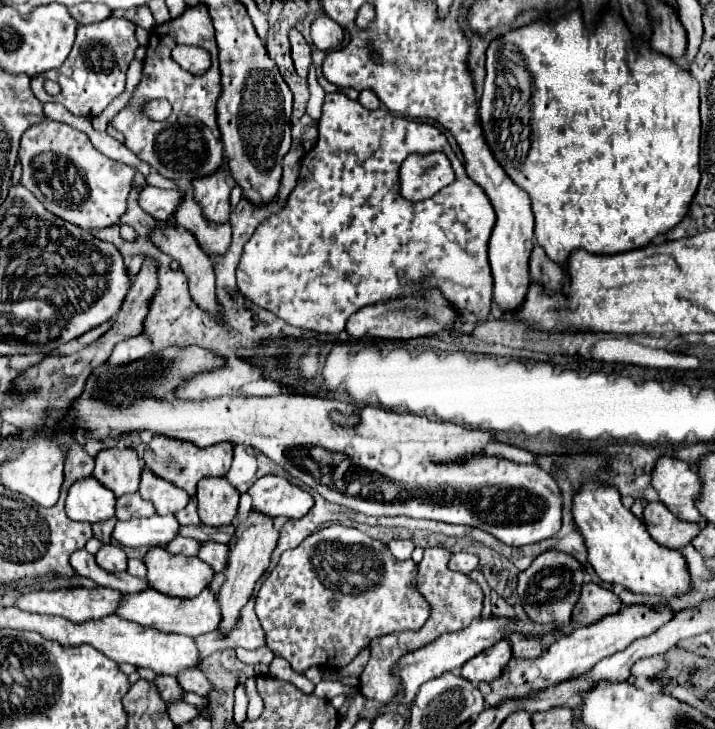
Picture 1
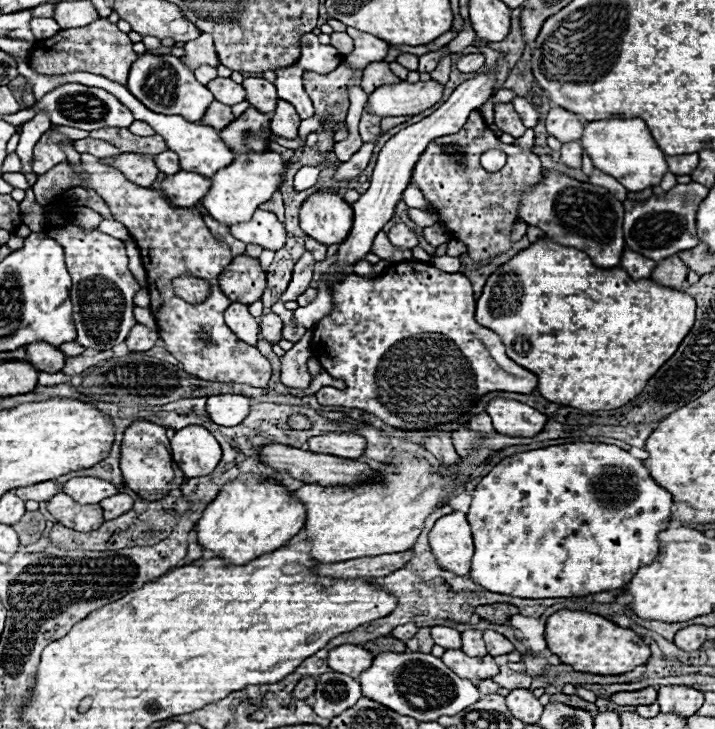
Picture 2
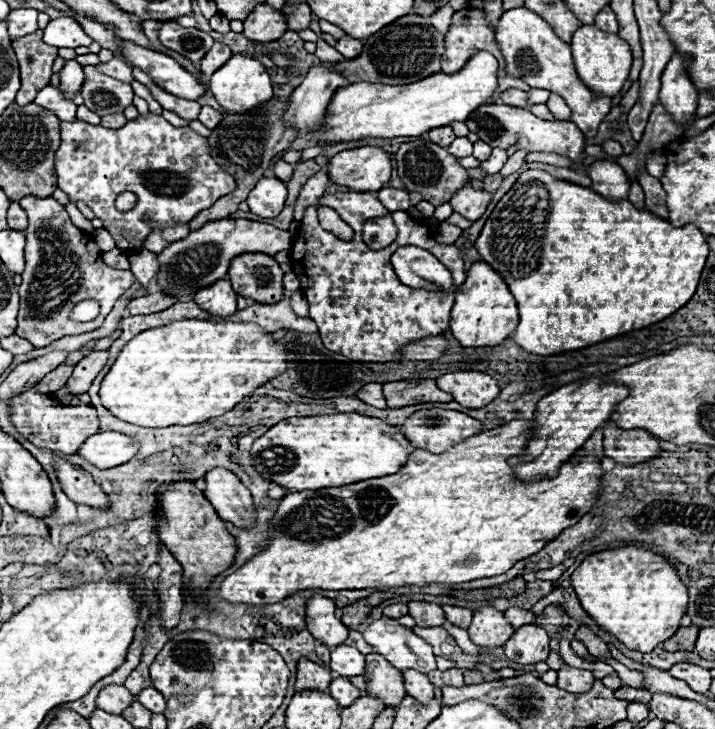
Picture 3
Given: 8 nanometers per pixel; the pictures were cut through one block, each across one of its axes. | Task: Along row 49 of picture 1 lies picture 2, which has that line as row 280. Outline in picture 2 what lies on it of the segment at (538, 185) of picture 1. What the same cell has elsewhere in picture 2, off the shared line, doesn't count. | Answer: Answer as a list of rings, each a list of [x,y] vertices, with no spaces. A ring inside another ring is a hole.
[[[544,238],[496,268],[478,298],[476,322],[502,338],[508,358],[538,376],[538,392],[548,402],[596,412],[620,408],[644,390],[648,378],[672,358],[688,336],[694,312],[694,298],[680,290],[658,286],[650,278],[632,280],[622,268],[600,270],[584,252],[556,246]]]

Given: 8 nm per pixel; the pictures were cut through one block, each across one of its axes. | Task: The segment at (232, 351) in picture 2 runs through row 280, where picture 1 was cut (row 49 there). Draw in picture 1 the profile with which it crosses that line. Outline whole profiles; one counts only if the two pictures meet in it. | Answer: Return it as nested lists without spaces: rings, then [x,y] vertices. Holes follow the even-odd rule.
[[[204,4],[192,6],[186,8],[182,16],[152,28],[148,52],[144,58],[142,80],[136,86],[128,106],[114,116],[112,124],[124,134],[126,146],[140,160],[148,162],[162,176],[188,186],[194,178],[216,172],[224,162],[222,138],[216,122],[216,102],[220,98],[220,90],[222,86],[220,86],[220,68],[218,68],[218,46],[214,40],[214,26],[210,14]],[[176,44],[206,48],[212,54],[212,68],[200,76],[182,70],[170,56]],[[156,98],[166,98],[172,104],[172,114],[164,122],[150,120],[142,112],[144,102]]]

